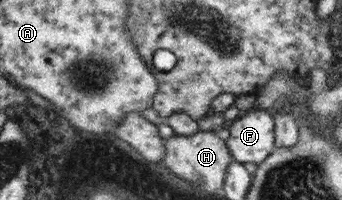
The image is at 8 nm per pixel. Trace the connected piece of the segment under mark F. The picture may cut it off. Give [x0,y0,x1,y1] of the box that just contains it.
[225,107,273,167]

